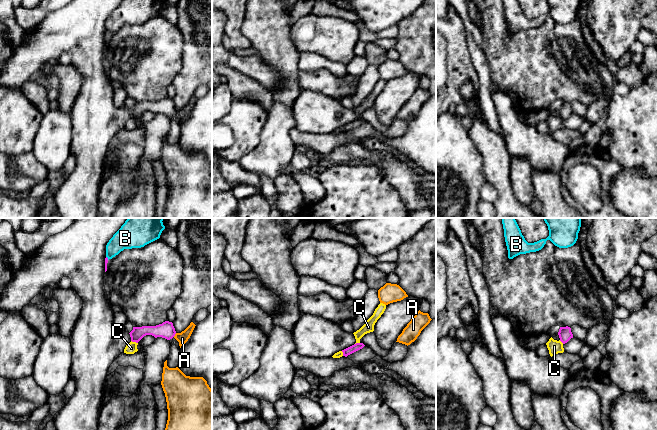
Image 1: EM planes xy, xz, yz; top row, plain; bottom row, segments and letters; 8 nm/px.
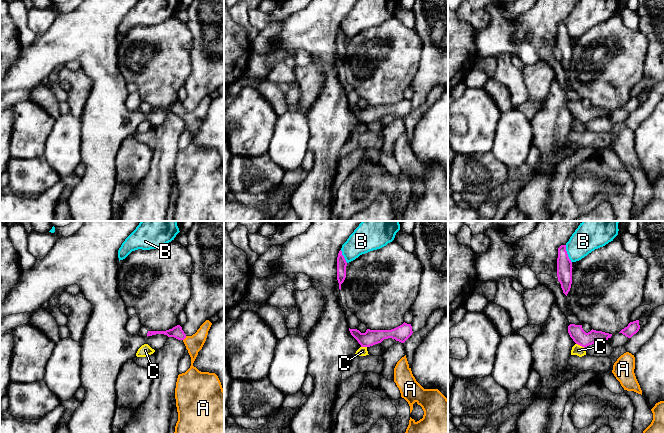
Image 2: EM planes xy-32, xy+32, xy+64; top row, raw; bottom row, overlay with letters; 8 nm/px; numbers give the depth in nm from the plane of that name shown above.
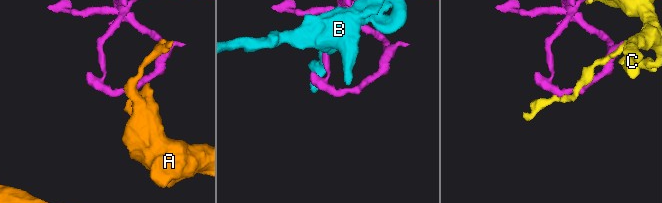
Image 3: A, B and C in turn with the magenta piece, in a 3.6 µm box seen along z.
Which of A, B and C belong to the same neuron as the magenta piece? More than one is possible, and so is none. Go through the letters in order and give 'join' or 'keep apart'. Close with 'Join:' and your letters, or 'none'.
A: join
B: keep apart
C: keep apart
Join: A

